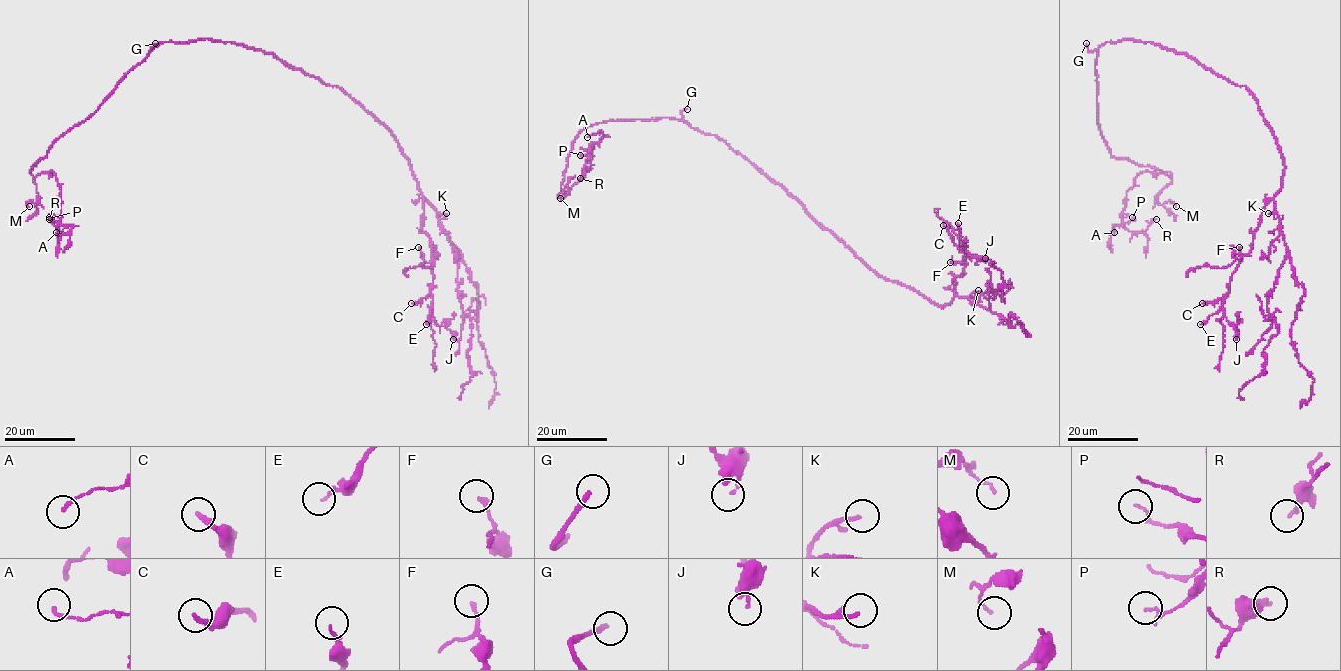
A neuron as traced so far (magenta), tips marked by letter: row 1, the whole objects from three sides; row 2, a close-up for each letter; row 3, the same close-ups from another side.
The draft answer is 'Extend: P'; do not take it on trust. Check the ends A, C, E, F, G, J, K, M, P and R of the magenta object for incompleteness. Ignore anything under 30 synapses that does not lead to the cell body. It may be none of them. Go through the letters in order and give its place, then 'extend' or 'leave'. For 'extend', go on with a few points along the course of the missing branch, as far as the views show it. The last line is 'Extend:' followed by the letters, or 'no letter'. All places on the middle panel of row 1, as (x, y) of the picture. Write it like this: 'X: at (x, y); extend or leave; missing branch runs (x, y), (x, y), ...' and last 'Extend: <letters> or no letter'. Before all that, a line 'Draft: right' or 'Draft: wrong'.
Draft: wrong
A: at (587, 137); leave
C: at (943, 225); leave
E: at (958, 223); leave
F: at (950, 262); leave
G: at (687, 109); extend; missing branch runs (687, 109), (687, 81), (704, 67)
J: at (985, 258); leave
K: at (978, 290); leave
M: at (560, 198); leave
P: at (580, 155); leave
R: at (580, 178); leave
Extend: G

